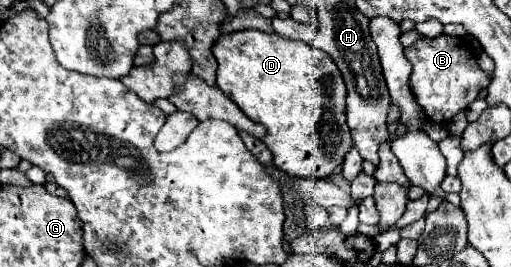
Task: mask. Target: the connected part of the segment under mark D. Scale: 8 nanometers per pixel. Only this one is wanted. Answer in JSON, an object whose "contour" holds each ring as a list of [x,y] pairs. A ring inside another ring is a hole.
{"contour":[[[255,29],[221,35],[213,45],[213,55],[219,63],[217,85],[223,89],[253,121],[265,125],[267,133],[261,139],[273,153],[273,165],[291,177],[303,179],[327,179],[343,165],[345,155],[353,149],[353,139],[345,127],[345,81],[331,57],[325,51],[315,49],[303,41],[291,41],[277,33],[263,33]]]}

